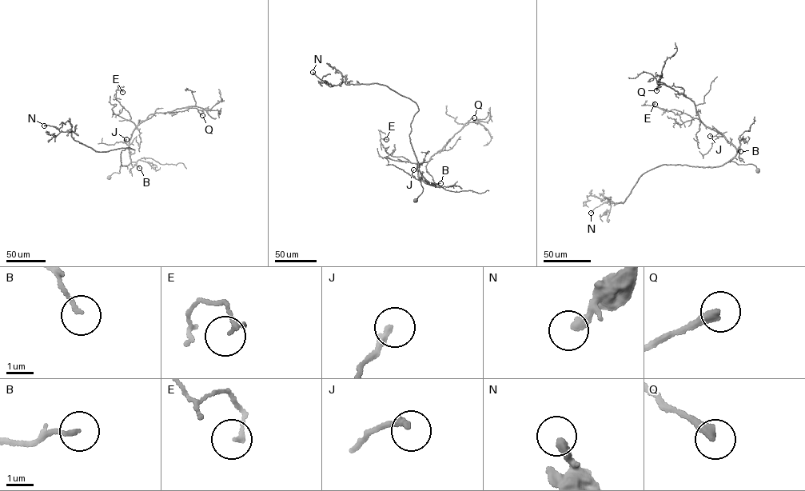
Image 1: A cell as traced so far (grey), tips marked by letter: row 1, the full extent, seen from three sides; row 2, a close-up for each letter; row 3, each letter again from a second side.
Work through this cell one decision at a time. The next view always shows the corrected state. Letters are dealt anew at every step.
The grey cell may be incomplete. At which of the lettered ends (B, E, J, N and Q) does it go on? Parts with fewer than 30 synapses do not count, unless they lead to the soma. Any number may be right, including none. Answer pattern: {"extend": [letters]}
{"extend": ["Q"]}

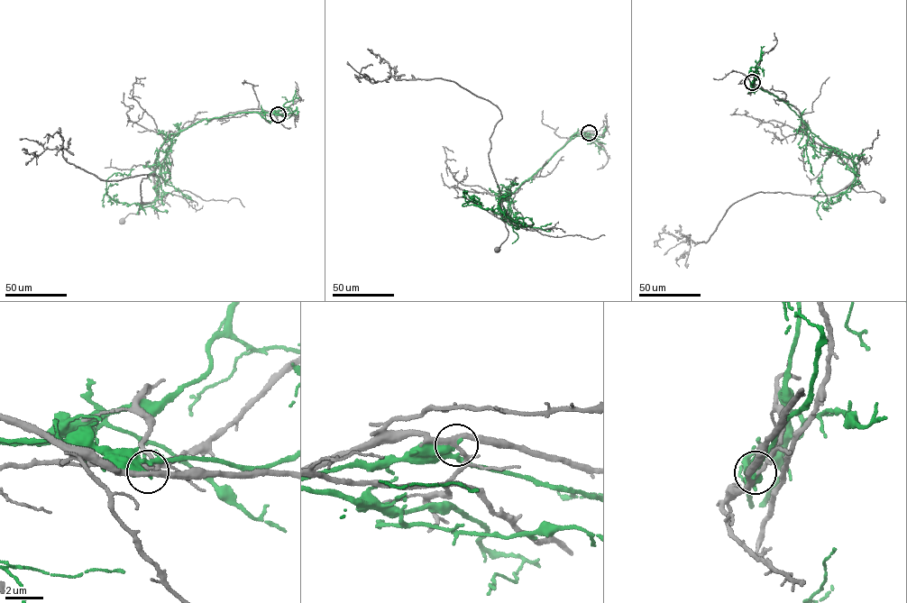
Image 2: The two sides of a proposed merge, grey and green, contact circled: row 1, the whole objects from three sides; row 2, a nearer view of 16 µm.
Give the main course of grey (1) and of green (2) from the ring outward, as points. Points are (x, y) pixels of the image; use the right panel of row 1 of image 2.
1: (752, 82), (798, 109), (808, 134), (852, 169), (854, 179), (846, 188), (874, 191), (882, 199)
2: (752, 82), (788, 104), (811, 132), (847, 152), (855, 163), (856, 176), (831, 204), (817, 180), (822, 168)

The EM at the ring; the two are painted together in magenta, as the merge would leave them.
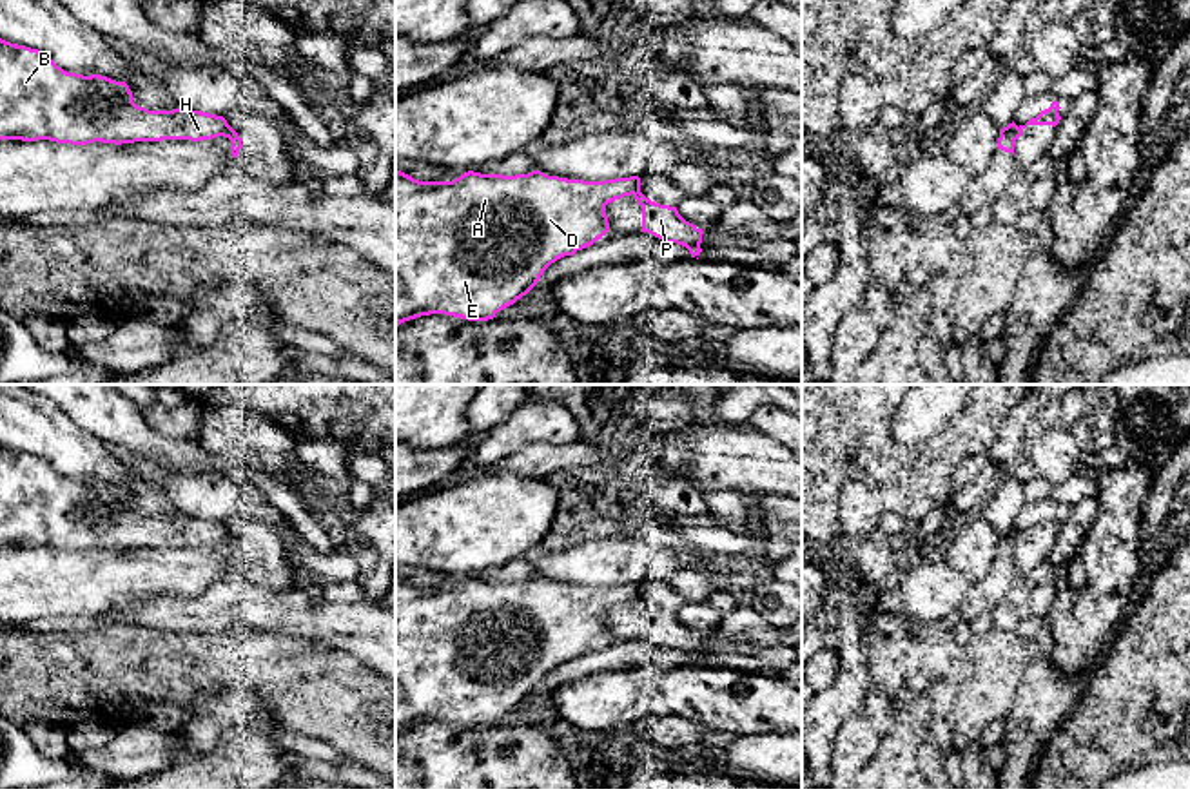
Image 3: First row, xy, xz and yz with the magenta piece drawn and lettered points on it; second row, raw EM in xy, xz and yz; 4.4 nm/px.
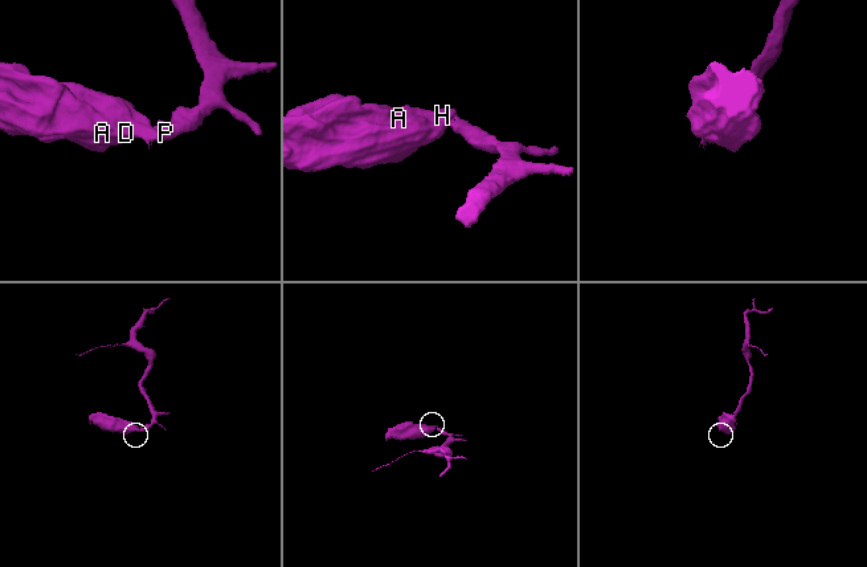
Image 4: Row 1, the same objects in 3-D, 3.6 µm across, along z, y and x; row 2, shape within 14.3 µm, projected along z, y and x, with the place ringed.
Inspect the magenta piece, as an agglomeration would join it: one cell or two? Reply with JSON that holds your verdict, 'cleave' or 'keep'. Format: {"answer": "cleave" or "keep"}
{"answer": "cleave"}

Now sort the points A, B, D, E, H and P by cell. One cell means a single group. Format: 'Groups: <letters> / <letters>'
Groups: A B D E H / P

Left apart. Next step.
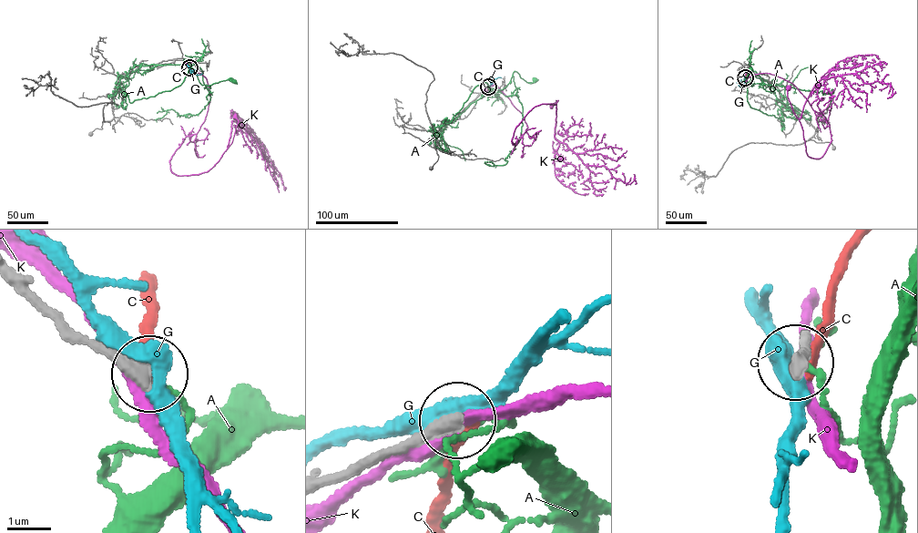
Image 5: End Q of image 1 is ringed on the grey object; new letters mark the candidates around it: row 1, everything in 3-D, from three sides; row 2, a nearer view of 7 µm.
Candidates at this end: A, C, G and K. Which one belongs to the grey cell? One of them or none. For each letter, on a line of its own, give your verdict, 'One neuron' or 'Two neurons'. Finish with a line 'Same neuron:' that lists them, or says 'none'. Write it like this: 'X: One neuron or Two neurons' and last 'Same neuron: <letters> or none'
A: Two neurons
C: Two neurons
G: Two neurons
K: Two neurons
Same neuron: none

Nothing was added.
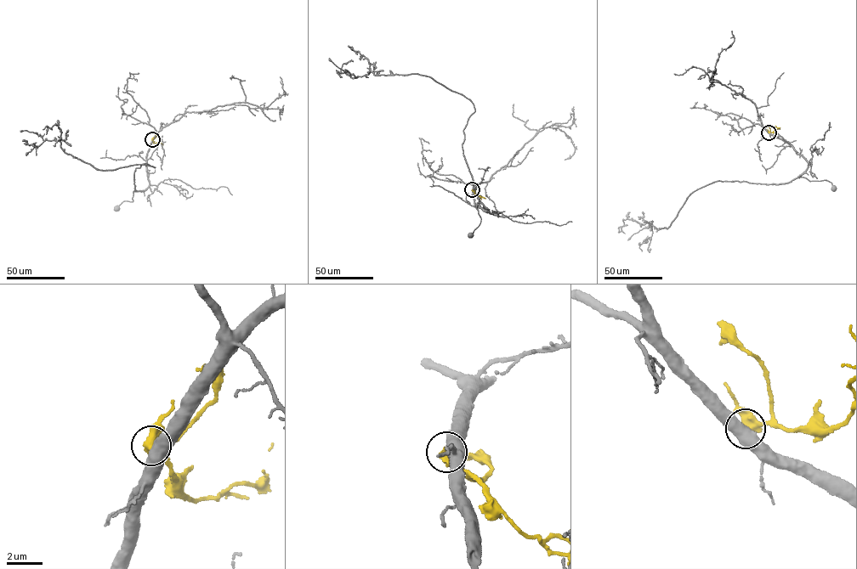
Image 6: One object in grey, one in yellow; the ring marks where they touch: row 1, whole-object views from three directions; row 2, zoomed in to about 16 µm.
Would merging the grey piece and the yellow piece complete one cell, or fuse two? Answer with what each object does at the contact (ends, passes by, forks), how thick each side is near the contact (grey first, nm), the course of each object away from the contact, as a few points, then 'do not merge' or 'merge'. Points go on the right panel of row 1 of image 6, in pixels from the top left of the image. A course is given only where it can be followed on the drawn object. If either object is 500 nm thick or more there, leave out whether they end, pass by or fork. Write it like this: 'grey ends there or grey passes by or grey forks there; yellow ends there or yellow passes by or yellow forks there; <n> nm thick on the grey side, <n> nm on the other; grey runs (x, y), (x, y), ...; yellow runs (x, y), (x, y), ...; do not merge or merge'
550 nm thick on the grey side, 440 nm on the other; grey runs (769, 132), (783, 139), (805, 159), (807, 169), (799, 177), (809, 181), (825, 180), (831, 183), (833, 188); yellow runs (769, 132), (780, 127); do not merge

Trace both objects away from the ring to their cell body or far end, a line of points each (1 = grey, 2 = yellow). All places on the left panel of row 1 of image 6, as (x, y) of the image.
1: (152, 139), (145, 158), (149, 187), (135, 190), (133, 200), (123, 201), (116, 208)
2: (152, 139), (163, 144)

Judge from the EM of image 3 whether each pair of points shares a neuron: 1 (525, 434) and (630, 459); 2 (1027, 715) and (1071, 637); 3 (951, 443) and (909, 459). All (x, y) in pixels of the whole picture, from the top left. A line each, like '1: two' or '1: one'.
1: two
2: two
3: one

